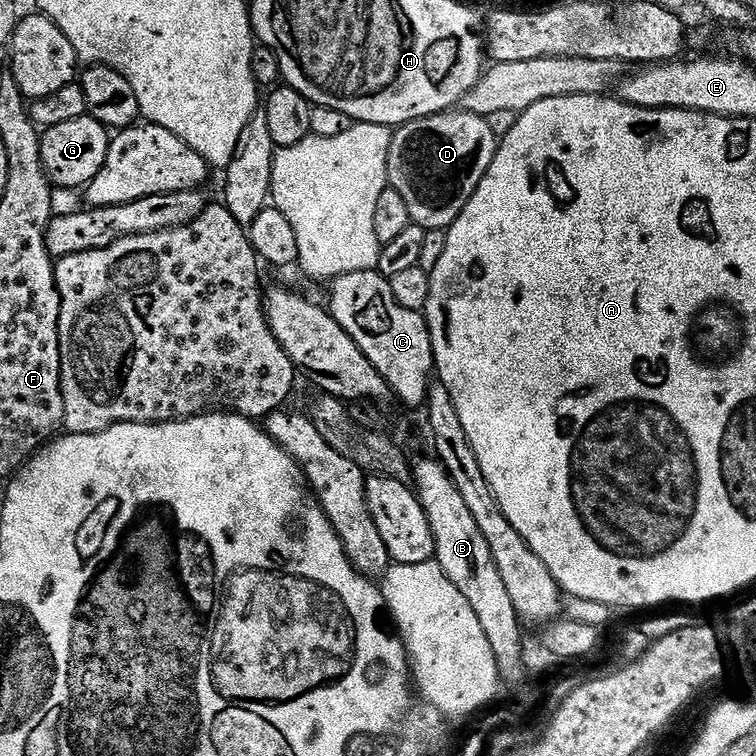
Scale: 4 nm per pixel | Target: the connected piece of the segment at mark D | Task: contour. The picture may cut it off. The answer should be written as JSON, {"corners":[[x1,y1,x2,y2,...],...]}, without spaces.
{"corners":[[460,110,436,112,432,116,423,116,403,124,395,129,396,137,392,144,387,145,388,183,391,191,398,193,402,202,406,202,412,223,422,224,428,230,444,230,456,221,458,214,462,214,462,210,470,202,474,190,478,190,486,170,490,170,490,162,494,162,496,157,498,135,488,125,487,118,476,112,456,111]]}

